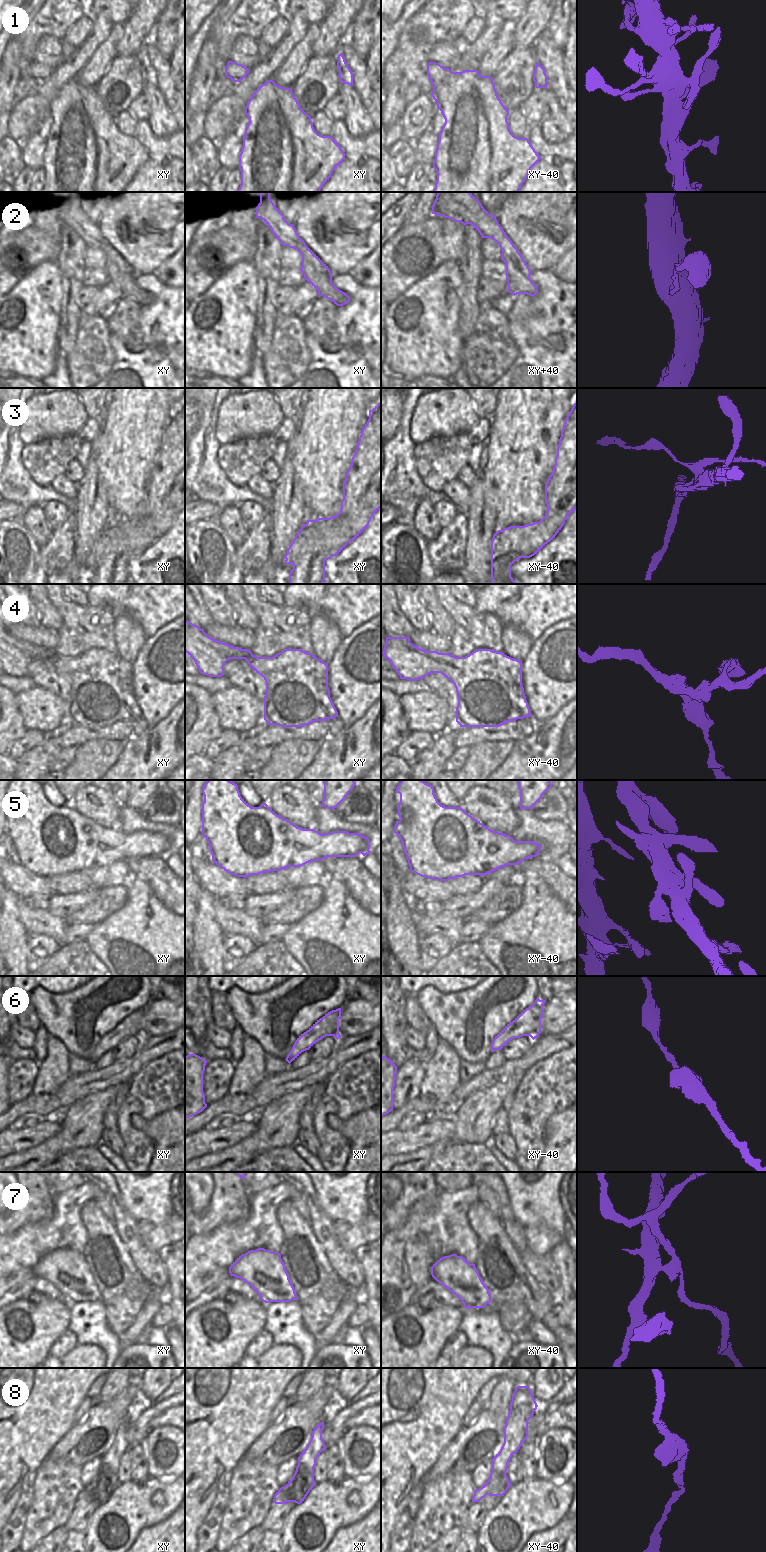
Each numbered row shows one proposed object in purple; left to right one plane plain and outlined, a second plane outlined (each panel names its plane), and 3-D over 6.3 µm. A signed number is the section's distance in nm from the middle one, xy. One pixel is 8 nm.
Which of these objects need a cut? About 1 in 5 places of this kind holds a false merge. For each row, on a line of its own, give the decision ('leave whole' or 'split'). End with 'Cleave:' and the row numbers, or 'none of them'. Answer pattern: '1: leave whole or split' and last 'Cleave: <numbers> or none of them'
1: leave whole
2: leave whole
3: split
4: leave whole
5: leave whole
6: leave whole
7: split
8: leave whole
Cleave: 3, 7

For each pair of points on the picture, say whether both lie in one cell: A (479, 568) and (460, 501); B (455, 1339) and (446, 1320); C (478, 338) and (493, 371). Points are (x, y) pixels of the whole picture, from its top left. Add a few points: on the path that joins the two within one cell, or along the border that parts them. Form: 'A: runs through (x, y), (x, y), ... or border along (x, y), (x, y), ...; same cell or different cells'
A: border along (469, 490), (469, 510), (466, 513); different cells
B: border along (458, 1329), (449, 1337), (440, 1354); different cells
C: runs through (486, 346), (490, 351), (490, 363); same cell

